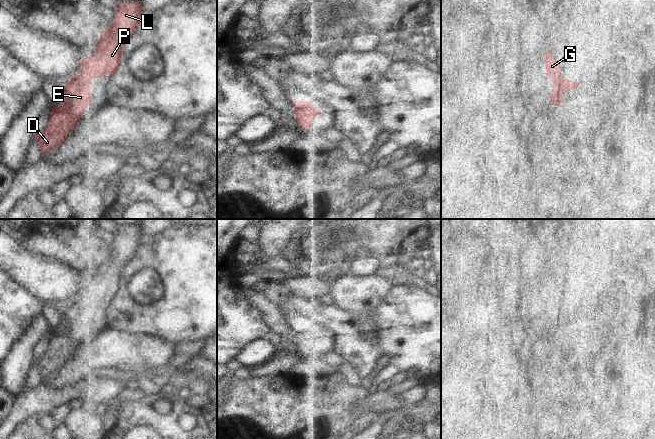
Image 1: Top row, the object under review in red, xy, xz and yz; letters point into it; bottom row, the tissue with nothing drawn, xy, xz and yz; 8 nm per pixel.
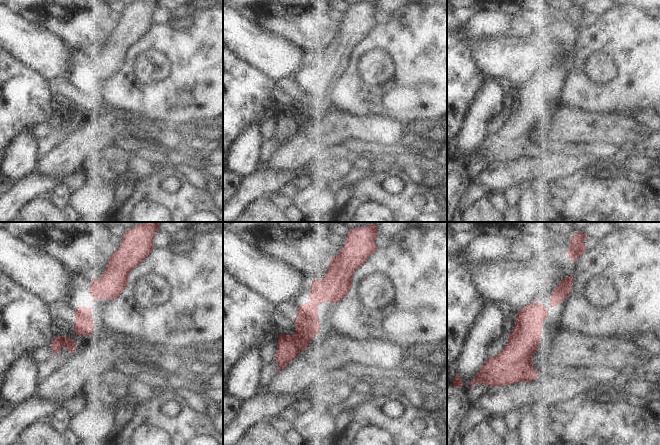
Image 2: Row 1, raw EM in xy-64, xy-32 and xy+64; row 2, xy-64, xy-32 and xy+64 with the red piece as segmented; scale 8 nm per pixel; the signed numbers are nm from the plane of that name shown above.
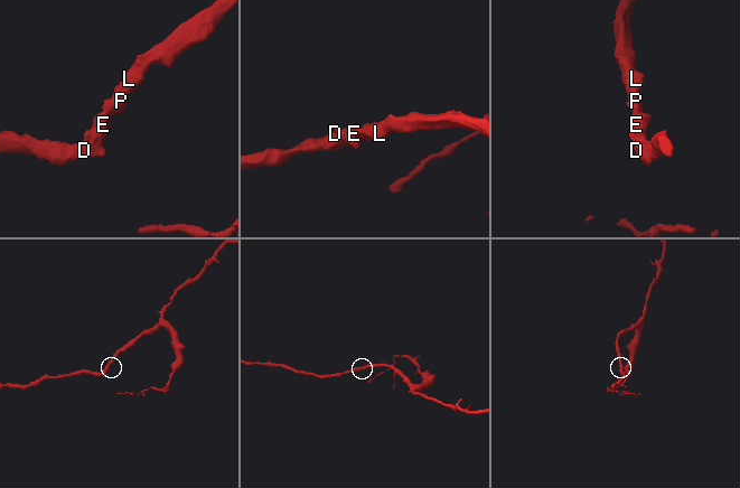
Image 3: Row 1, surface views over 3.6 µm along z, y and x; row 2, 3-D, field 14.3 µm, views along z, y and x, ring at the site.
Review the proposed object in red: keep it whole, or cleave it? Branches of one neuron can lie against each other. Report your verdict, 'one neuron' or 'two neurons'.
one neuron

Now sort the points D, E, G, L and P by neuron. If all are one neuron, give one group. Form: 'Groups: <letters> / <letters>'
Groups: D E G L P

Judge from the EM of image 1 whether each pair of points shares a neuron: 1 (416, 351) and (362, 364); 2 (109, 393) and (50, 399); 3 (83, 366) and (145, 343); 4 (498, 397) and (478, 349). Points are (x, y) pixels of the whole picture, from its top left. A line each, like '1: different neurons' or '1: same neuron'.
1: same neuron
2: same neuron
3: same neuron
4: same neuron

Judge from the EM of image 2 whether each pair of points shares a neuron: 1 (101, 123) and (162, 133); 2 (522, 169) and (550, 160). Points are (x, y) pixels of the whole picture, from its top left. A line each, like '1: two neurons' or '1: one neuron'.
1: one neuron
2: one neuron

